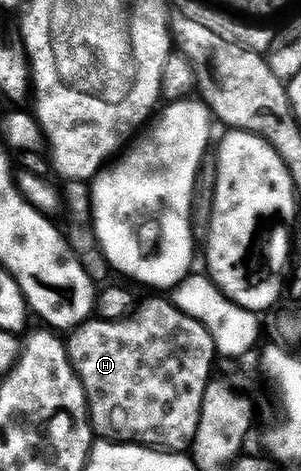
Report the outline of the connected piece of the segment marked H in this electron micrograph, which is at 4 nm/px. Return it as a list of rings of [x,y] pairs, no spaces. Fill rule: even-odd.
[[[169,299],[150,300],[147,304],[139,303],[136,308],[136,313],[125,320],[91,318],[78,329],[71,331],[69,336],[65,341],[66,352],[70,355],[74,372],[78,375],[78,379],[81,380],[86,391],[84,400],[88,405],[88,419],[93,431],[101,439],[113,440],[116,444],[145,444],[148,448],[156,448],[164,452],[180,452],[186,454],[193,449],[196,432],[200,426],[200,410],[204,402],[204,394],[208,390],[212,377],[215,375],[214,360],[216,361],[216,351],[214,349],[212,335],[209,334],[204,325],[198,322],[196,318],[182,313]]]

